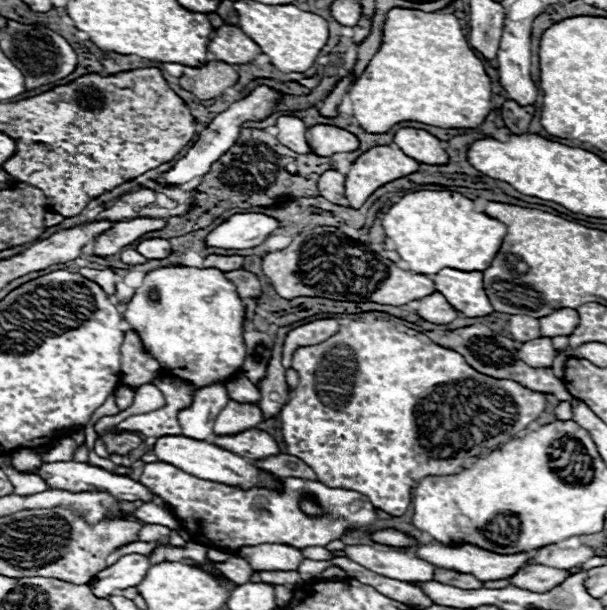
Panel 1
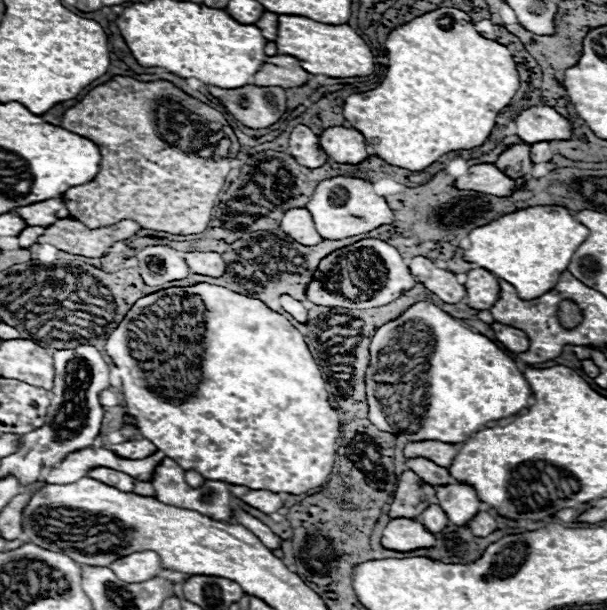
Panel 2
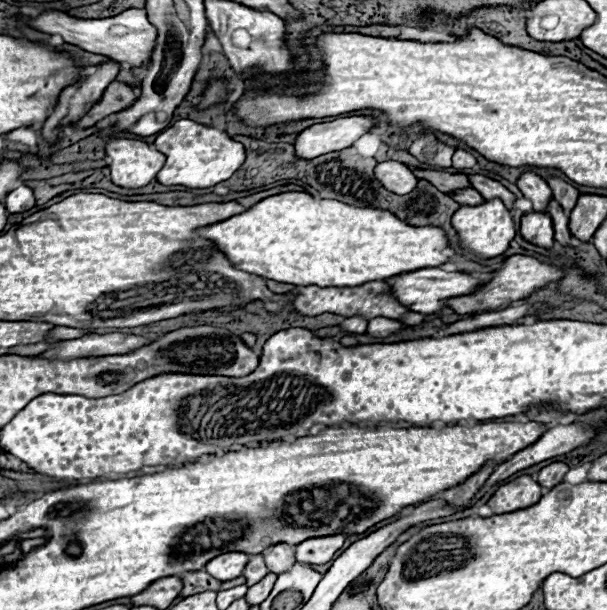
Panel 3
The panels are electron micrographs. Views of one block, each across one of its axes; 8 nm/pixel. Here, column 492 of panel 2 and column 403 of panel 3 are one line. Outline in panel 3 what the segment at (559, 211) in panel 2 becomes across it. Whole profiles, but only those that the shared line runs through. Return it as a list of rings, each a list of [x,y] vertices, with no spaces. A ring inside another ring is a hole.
[[[284,192],[264,198],[242,214],[200,228],[198,234],[220,244],[218,248],[238,270],[296,286],[352,288],[424,266],[436,268],[450,260],[450,256],[442,254],[450,248],[442,228],[408,226],[388,210],[316,200],[306,192]]]

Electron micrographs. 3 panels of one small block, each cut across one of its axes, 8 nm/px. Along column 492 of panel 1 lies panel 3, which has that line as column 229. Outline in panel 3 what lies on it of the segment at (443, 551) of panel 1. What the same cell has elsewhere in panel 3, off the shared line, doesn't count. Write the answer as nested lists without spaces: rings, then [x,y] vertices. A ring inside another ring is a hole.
[[[226,552],[226,554],[212,558],[204,568],[210,576],[216,576],[216,580],[228,582],[228,580],[238,578],[244,572],[248,560],[250,556],[244,552]]]

